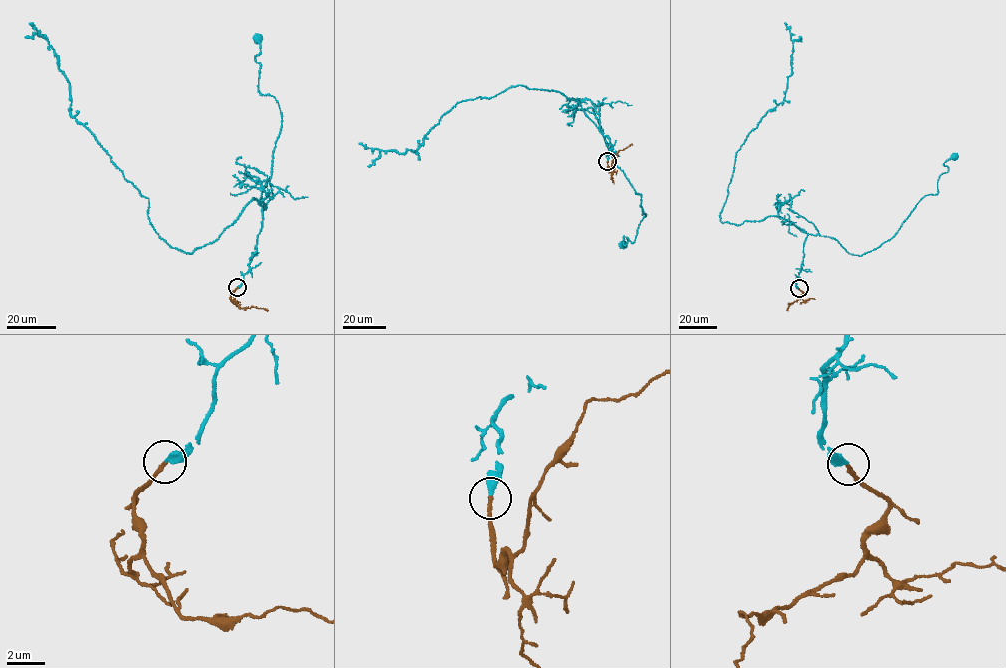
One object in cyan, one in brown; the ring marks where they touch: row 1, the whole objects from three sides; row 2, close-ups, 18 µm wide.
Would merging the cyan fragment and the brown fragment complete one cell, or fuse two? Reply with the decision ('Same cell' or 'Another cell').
Same cell

